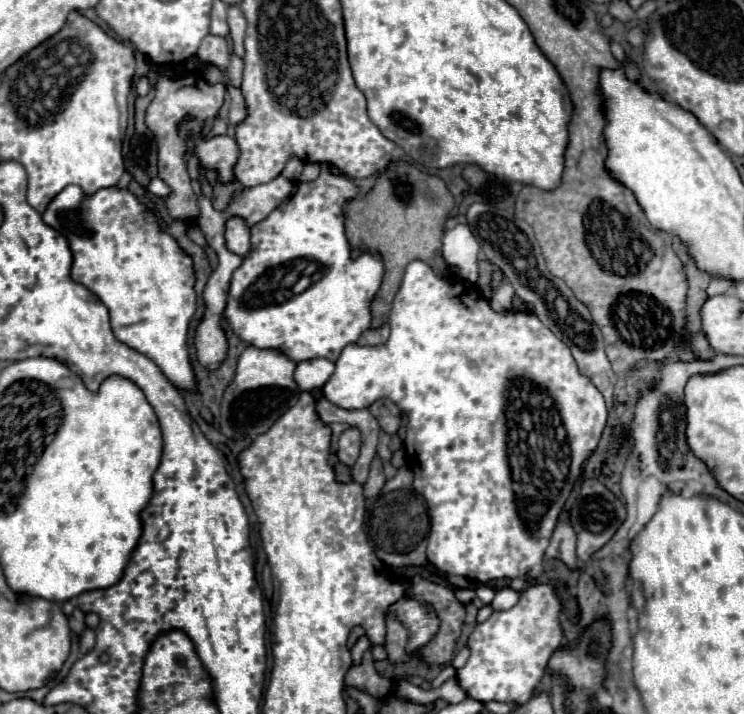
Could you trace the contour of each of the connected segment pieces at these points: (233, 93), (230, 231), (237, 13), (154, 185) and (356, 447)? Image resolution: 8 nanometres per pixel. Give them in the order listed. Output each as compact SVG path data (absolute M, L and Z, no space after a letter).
M228 85L228 93L232 99L232 107L230 107L230 123L236 127L238 123L242 123L246 119L246 107L244 107L244 95L240 93L240 89L234 89L232 85Z
M234 217L226 223L226 245L232 253L242 257L250 251L250 229L240 217Z
M238 5L228 7L228 25L230 25L230 39L234 43L234 53L244 55L244 35L246 35L246 19Z
M152 179L150 185L148 185L148 191L156 197L166 197L170 193L170 187L162 179Z
M346 429L338 441L338 457L342 463L352 467L360 455L360 433L356 429Z

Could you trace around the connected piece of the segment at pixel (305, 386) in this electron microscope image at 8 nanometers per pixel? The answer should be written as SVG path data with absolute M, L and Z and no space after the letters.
M310 359L302 361L296 367L294 379L302 391L314 391L324 387L324 383L334 373L334 363L328 359Z

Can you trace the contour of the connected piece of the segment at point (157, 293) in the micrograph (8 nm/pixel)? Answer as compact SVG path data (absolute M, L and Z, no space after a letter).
M68 185L52 199L42 219L46 225L50 225L68 239L74 253L72 279L96 293L98 299L108 307L116 339L152 359L178 389L194 393L196 377L190 365L186 345L188 323L196 311L192 259L178 247L178 243L168 233L160 231L156 219L130 191L118 191L116 187L100 189L98 193L86 197L78 185Z

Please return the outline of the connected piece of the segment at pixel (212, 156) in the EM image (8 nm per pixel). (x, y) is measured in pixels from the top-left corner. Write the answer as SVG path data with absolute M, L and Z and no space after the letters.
M186 119L180 133L188 137L188 147L200 157L202 167L216 169L220 181L234 179L234 163L238 159L238 145L232 137L220 135L212 139L202 139L202 125L194 119Z

